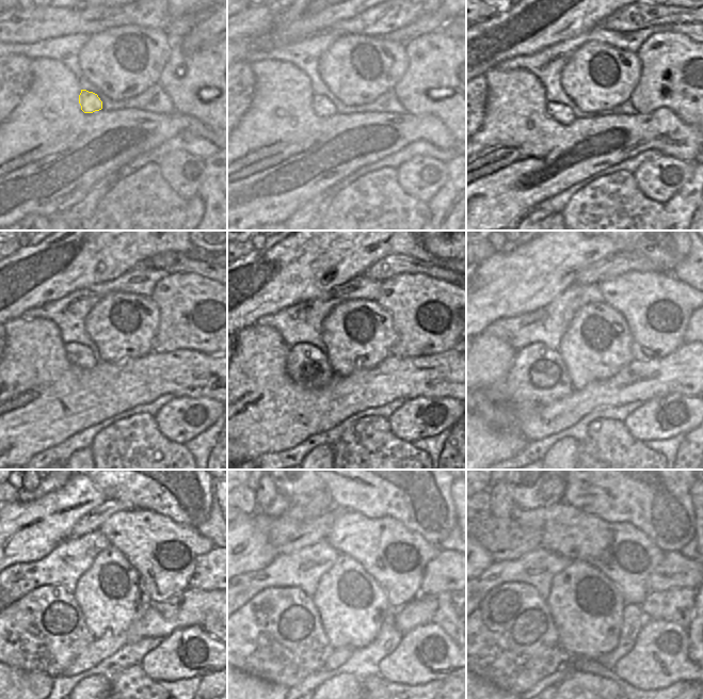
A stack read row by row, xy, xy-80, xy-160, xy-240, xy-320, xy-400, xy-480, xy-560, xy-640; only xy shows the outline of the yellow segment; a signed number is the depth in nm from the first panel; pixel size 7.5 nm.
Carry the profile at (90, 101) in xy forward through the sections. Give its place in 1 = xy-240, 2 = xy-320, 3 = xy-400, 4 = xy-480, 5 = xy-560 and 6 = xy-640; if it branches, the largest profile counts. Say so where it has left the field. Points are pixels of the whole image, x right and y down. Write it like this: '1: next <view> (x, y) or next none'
1: next xy-240 (79, 354)
2: next xy-320 (308, 366)
3: next xy-400 (538, 377)
4: next xy-480 (44, 631)
5: next xy-560 (277, 636)
6: next xy-640 (511, 640)

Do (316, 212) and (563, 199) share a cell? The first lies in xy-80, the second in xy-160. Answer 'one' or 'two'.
two

